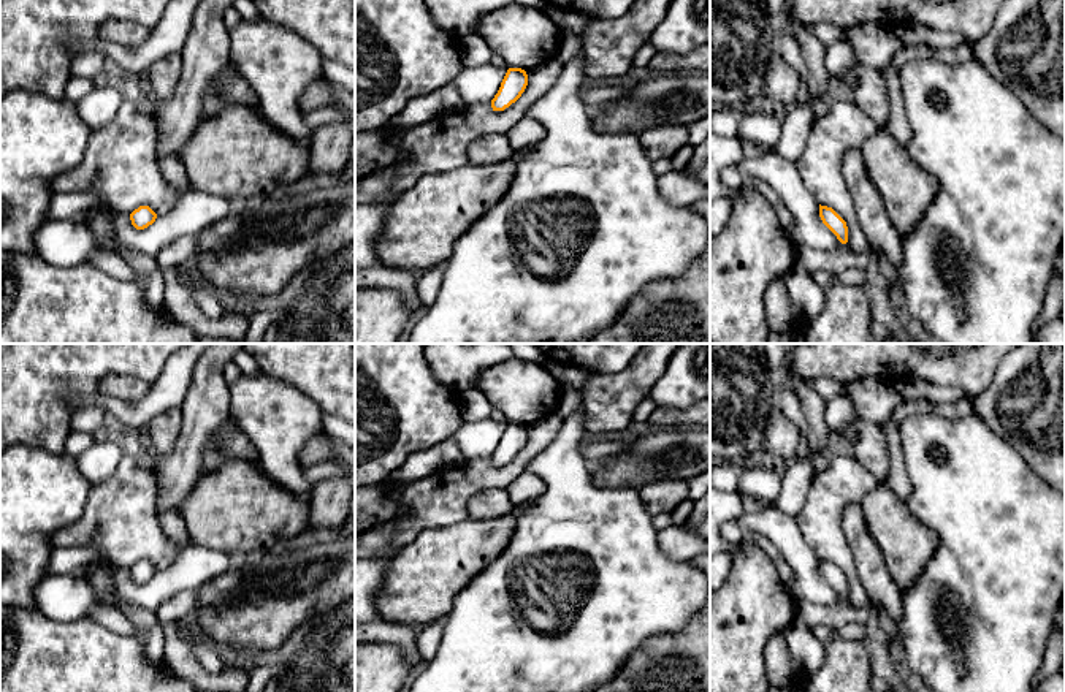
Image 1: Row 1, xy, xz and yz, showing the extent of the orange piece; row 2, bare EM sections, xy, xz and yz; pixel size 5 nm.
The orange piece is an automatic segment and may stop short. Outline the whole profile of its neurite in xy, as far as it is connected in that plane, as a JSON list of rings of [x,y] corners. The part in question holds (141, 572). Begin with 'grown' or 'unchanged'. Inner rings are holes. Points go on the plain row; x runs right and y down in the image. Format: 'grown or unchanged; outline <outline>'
unchanged; outline [[[139,561],[130,568],[132,580],[136,584],[144,584],[152,580],[157,573],[157,568],[149,561]]]

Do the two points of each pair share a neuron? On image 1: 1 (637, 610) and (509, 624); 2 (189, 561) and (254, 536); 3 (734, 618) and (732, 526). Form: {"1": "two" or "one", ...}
{"1": "one", "2": "two", "3": "two"}

